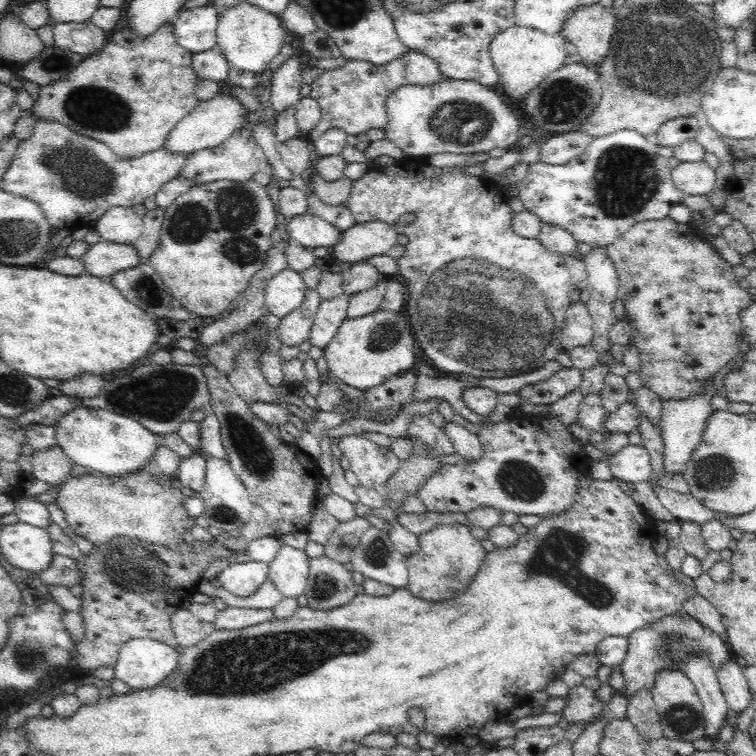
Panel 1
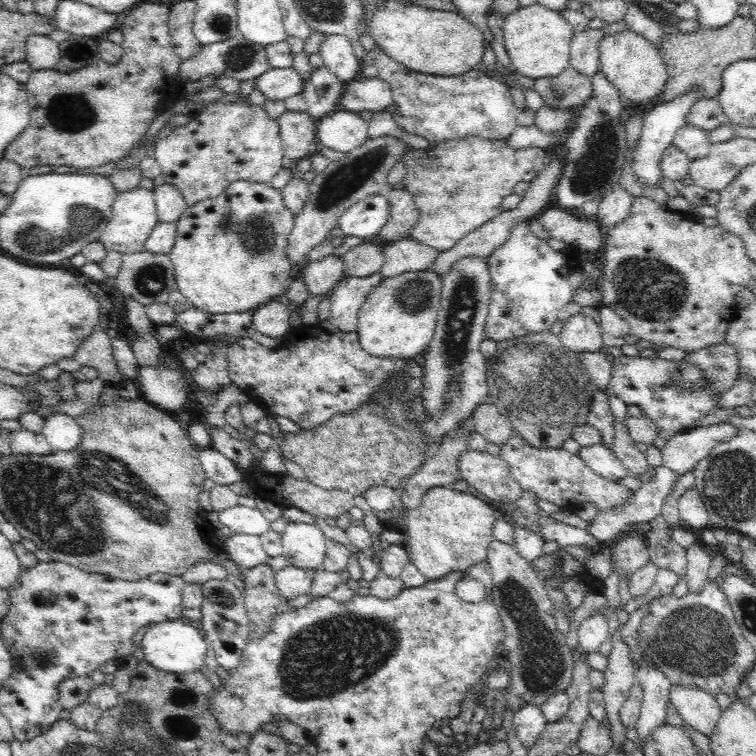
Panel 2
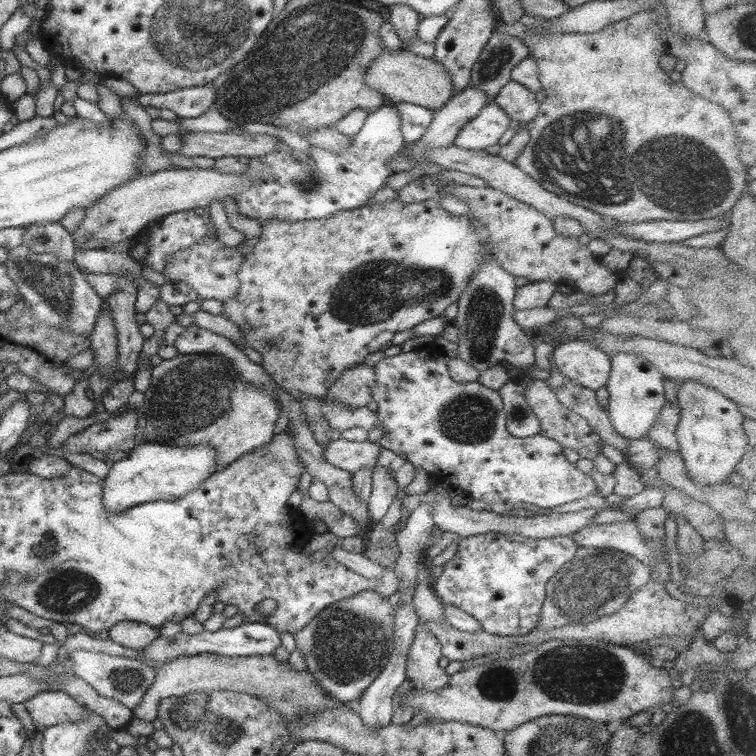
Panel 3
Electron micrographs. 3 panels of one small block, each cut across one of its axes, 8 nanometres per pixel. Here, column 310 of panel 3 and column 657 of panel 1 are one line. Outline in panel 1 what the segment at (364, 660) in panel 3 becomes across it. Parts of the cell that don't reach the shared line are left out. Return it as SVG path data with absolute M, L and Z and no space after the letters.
M682 608L631 632L627 636L627 643L627 653L619 668L624 677L623 696L627 700L630 700L638 690L652 690L658 672L679 671L677 665L685 662L682 658L686 653L705 652L708 661L712 663L712 669L716 672L735 657L729 644L718 633L704 628L700 622L686 615Z

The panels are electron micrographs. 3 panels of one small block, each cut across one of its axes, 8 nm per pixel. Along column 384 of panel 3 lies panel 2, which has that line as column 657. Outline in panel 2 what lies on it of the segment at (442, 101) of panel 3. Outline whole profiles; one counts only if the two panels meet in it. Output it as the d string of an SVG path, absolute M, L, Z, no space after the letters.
M629 28L600 40L599 70L618 89L622 100L642 105L654 100L664 90L667 82L667 68L659 50Z

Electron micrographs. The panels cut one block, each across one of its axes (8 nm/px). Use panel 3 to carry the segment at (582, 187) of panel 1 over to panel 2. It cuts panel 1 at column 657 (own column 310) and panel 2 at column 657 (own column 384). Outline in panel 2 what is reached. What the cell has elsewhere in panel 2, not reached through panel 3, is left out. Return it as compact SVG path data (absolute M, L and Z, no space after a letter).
M688 89L679 97L652 107L645 114L642 125L642 134L640 134L638 142L636 142L634 152L632 152L632 169L634 169L636 177L643 186L660 186L658 185L658 182L664 180L661 168L659 167L660 159L662 158L664 151L673 144L673 138L675 137L677 130L685 125L692 104L696 104L698 100L702 99L702 95L700 95L698 89Z

